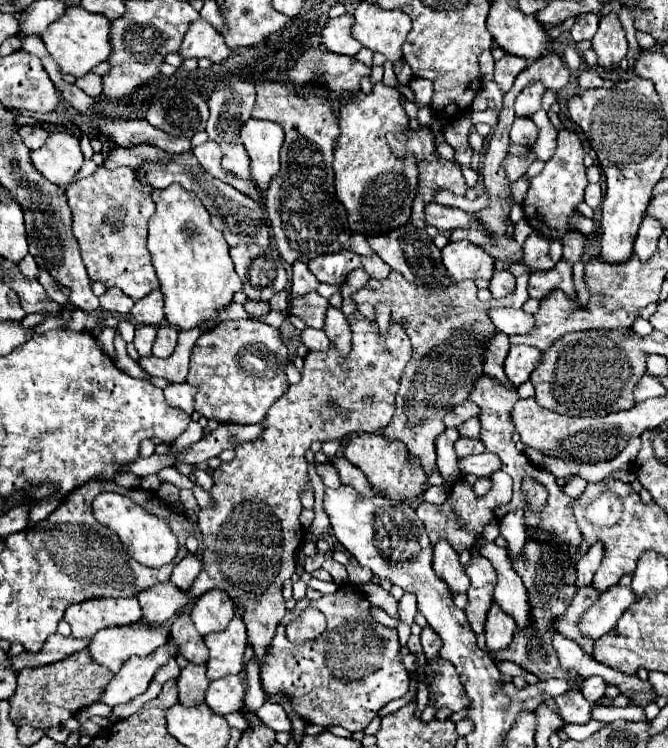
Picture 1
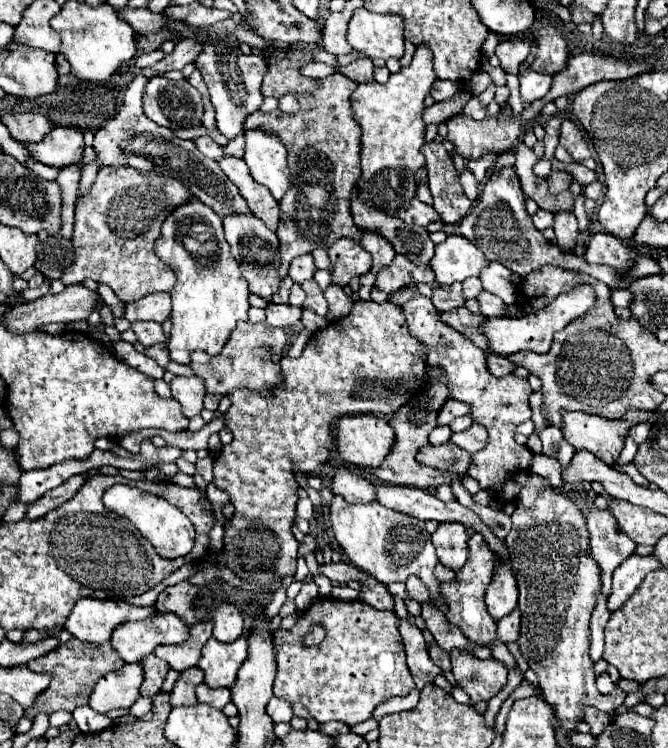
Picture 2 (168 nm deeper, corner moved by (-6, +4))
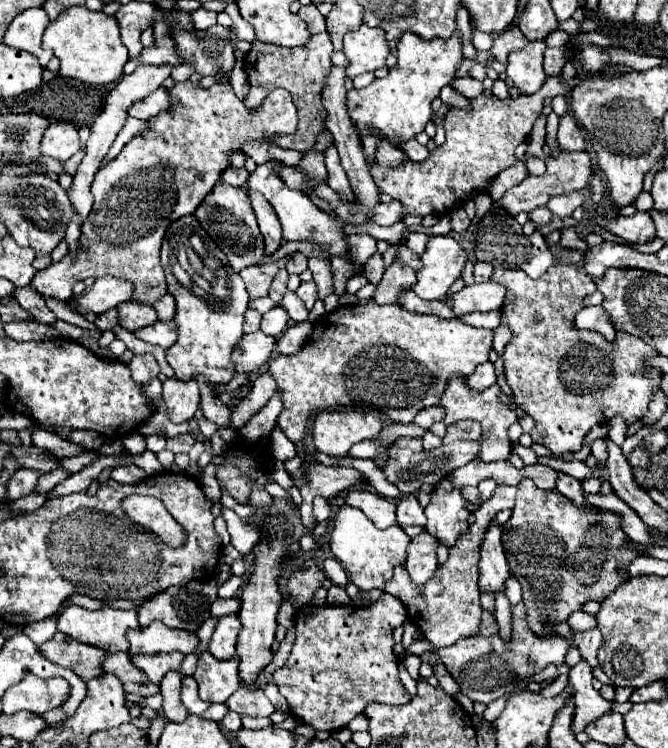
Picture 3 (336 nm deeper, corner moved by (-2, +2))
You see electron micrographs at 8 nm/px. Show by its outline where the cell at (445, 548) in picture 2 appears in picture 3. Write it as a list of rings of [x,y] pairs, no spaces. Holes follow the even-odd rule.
[[[446,478],[440,480],[436,486],[434,486],[434,492],[432,492],[432,502],[424,508],[426,512],[426,530],[442,544],[446,544],[446,548],[452,548],[456,544],[456,540],[468,530],[468,510],[466,510],[466,500],[462,498],[462,492],[460,488],[454,488]]]

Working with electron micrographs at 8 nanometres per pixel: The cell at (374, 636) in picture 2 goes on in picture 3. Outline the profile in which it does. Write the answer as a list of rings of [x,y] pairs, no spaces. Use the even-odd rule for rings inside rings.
[[[382,594],[372,606],[314,606],[306,604],[296,610],[294,628],[296,642],[286,664],[274,670],[274,682],[280,694],[290,704],[290,710],[314,730],[340,730],[346,728],[352,718],[364,712],[372,702],[382,704],[406,704],[410,694],[398,678],[398,660],[394,654],[394,628],[404,624],[404,606],[392,594]]]

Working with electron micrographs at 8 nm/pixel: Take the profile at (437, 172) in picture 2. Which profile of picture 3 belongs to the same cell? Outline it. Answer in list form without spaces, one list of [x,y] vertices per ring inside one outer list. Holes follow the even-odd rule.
[[[410,140],[410,142],[402,142],[402,146],[400,146],[404,152],[406,152],[406,156],[410,158],[410,160],[414,160],[414,162],[422,162],[426,156],[430,156],[430,152],[428,152],[428,148],[426,146],[422,146],[422,144],[418,144],[416,140]]]

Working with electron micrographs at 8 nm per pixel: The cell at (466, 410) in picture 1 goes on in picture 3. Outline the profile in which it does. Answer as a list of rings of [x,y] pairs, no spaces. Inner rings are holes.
[[[430,406],[430,408],[422,410],[422,414],[418,414],[418,418],[414,418],[414,422],[428,430],[434,422],[442,422],[444,416],[446,416],[446,412],[442,406]]]

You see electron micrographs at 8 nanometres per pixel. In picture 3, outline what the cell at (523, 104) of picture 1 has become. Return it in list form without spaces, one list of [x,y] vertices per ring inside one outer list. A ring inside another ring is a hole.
[[[530,42],[526,48],[510,54],[506,74],[520,92],[534,94],[536,90],[540,90],[542,82],[546,80],[542,68],[544,50],[546,50],[544,42]]]

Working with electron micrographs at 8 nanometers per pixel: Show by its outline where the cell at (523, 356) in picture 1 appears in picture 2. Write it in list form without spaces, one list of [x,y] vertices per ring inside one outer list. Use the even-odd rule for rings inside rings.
[[[494,354],[486,358],[486,366],[490,368],[490,374],[498,376],[498,378],[510,374],[512,368],[514,368],[514,364],[506,356],[494,356]]]

